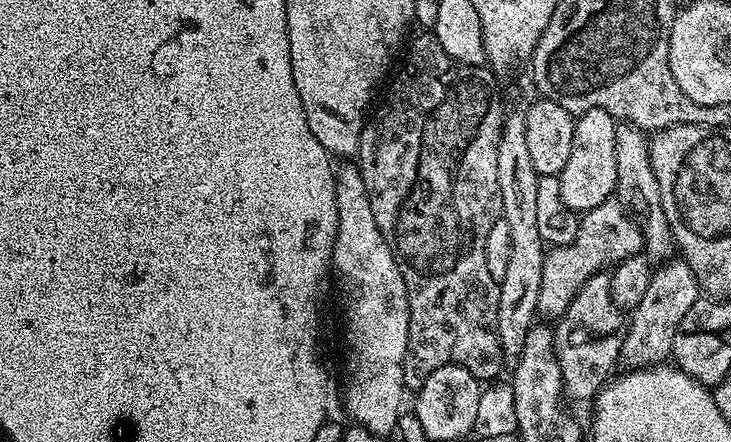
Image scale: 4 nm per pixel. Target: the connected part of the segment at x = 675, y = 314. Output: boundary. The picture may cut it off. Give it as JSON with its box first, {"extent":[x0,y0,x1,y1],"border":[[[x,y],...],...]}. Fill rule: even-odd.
{"extent":[620,258,701,370],"border":[[[672,258],[661,263],[652,273],[646,294],[636,308],[631,309],[620,360],[628,363],[627,367],[632,370],[641,366],[663,365],[672,355],[674,334],[678,334],[678,326],[682,318],[686,318],[686,310],[690,310],[690,306],[694,306],[694,302],[701,296],[700,283],[687,261]]]}

